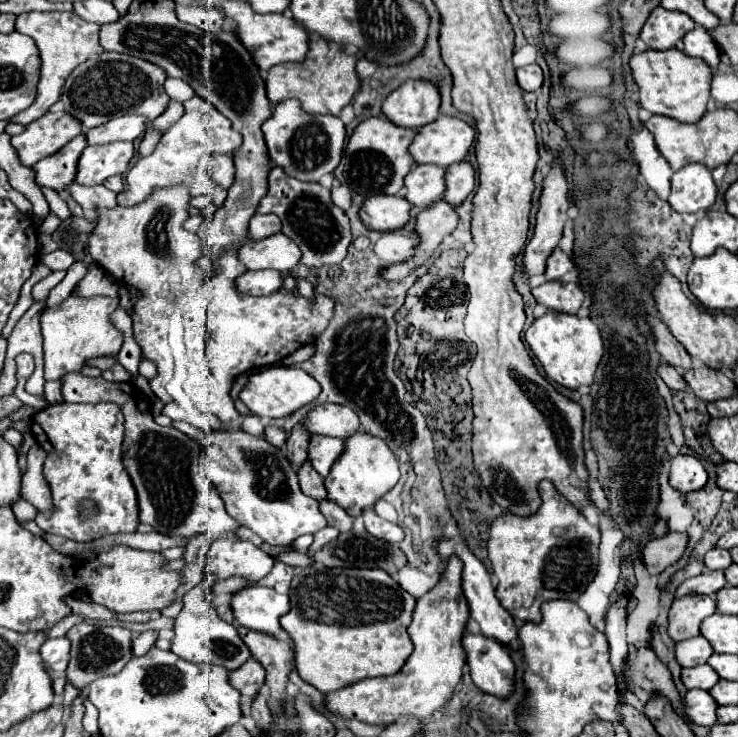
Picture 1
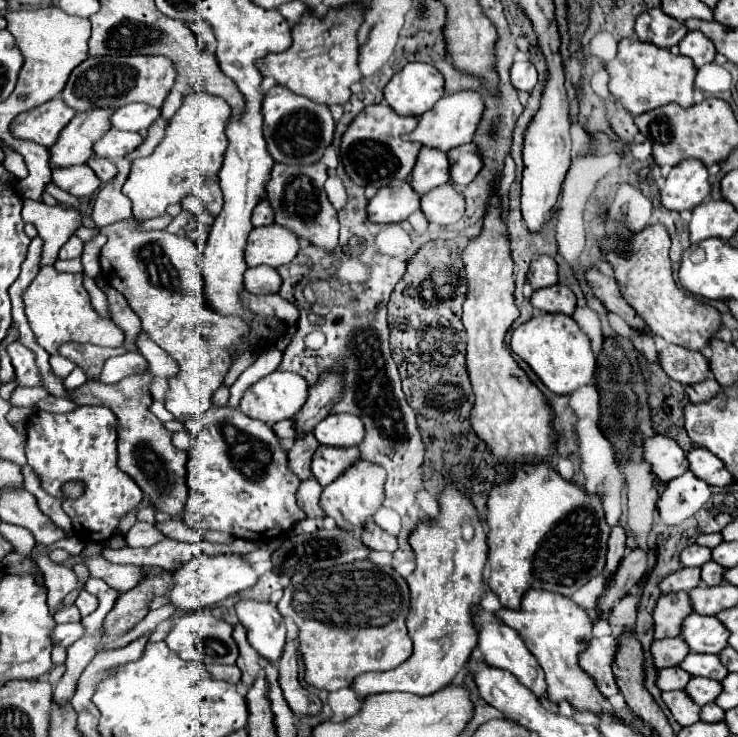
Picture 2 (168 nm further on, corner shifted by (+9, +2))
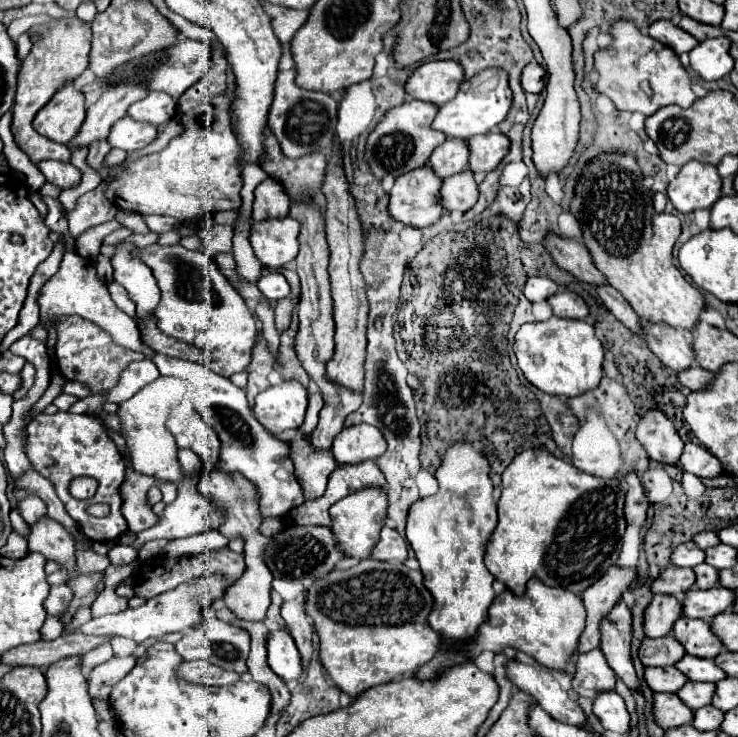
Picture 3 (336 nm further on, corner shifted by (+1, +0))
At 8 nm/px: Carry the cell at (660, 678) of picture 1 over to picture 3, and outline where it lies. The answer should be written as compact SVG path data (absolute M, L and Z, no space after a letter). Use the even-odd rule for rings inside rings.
M600 648L576 656L576 674L572 686L580 696L594 698L602 688L612 692L616 688L616 674L608 666Z

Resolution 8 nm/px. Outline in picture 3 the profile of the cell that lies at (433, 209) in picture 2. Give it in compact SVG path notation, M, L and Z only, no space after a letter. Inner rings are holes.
M470 170L462 174L454 174L444 180L442 190L442 206L450 212L468 212L478 202L478 186L474 182L474 174Z

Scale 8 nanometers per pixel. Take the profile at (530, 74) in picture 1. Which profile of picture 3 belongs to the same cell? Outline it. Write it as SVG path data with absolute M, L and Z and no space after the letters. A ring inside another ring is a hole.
M530 62L524 70L522 70L522 88L526 92L536 92L540 94L546 86L546 70L536 64L536 62Z

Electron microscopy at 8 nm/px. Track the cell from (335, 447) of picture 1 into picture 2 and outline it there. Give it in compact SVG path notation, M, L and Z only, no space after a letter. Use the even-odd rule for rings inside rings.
M320 446L312 458L312 474L320 480L322 486L328 486L358 460L360 460L360 452L356 446L352 448Z

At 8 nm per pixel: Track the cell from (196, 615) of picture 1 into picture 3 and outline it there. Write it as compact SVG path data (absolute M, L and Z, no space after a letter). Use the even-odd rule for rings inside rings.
M208 616L200 624L194 626L194 632L186 634L176 644L176 650L184 660L208 660L208 662L212 662L216 666L222 666L226 670L234 670L238 674L244 674L248 652L250 652L250 636L244 628L226 624L226 622L218 620L216 616Z

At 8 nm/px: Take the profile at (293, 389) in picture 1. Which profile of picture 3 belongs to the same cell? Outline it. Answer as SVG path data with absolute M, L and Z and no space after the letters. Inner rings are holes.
M284 380L268 386L254 400L254 418L268 428L270 434L280 434L288 428L298 428L304 422L308 408L308 392L296 380Z

